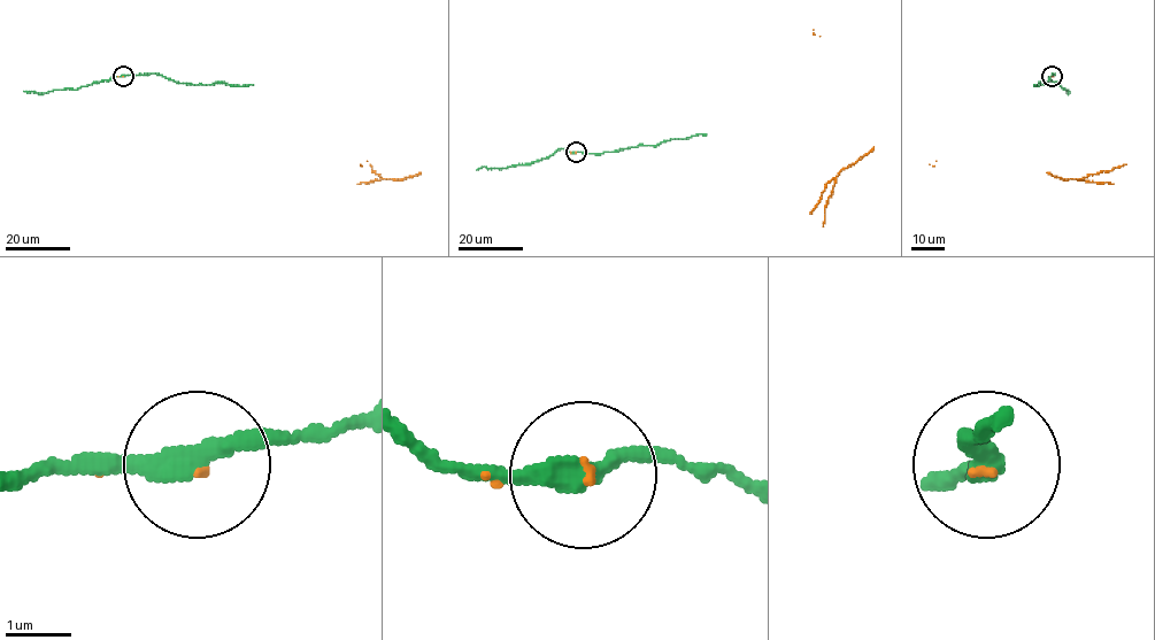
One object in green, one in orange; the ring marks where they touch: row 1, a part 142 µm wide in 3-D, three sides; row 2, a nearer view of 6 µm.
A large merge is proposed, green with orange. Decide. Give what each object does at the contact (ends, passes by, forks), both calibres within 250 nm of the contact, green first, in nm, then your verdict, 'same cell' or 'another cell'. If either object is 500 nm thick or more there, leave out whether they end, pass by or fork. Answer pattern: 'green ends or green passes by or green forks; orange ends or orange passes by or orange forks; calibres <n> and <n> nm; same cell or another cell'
green passes by; orange ends; calibres 340 and 50 nm; same cell

